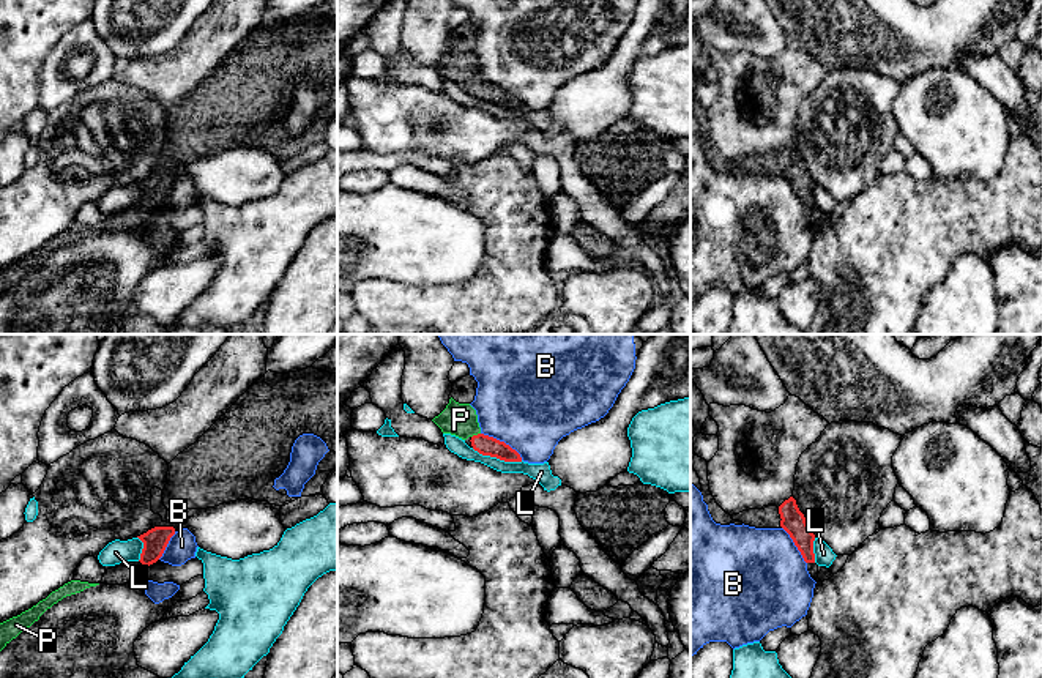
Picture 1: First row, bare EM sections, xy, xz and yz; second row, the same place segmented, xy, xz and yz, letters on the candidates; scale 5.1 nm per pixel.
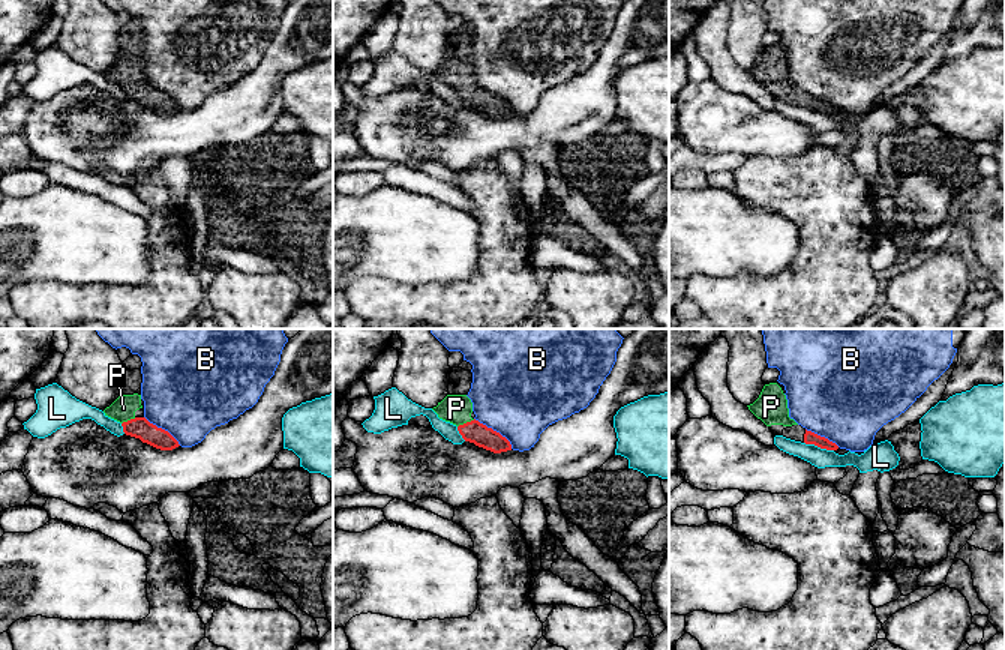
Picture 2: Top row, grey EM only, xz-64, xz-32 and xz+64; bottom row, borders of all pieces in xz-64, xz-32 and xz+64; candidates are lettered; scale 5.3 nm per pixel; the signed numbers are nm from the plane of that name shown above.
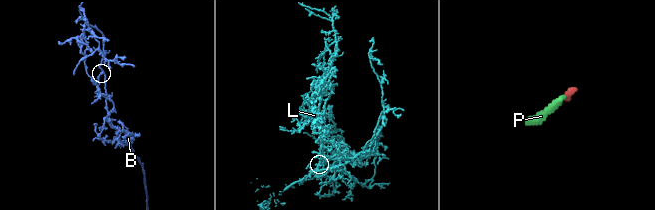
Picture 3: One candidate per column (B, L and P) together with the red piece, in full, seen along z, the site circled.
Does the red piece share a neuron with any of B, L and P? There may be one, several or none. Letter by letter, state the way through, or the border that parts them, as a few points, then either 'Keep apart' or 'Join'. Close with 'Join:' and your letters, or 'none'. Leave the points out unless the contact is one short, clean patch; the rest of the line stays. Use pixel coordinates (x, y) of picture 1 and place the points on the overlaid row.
B: Keep apart
L: Boundary: xz (472, 448), (505, 461), (522, 461). Keep apart
P: Path across: xz (484, 445), (475, 435), (461, 420). Join
Join: P

